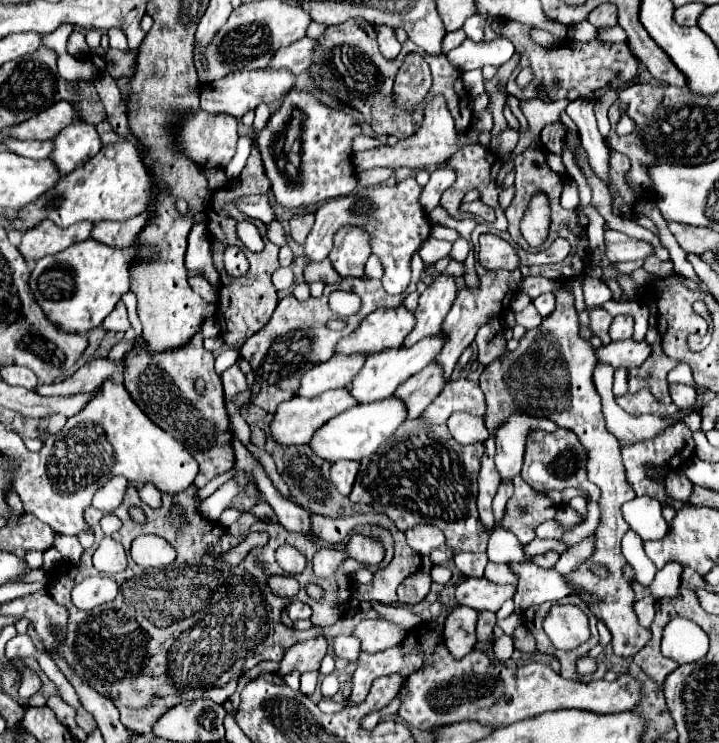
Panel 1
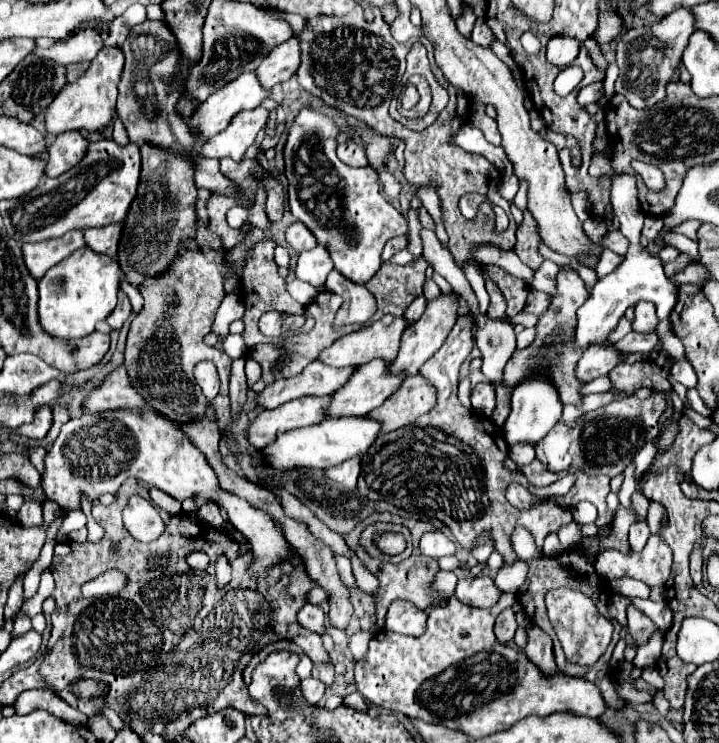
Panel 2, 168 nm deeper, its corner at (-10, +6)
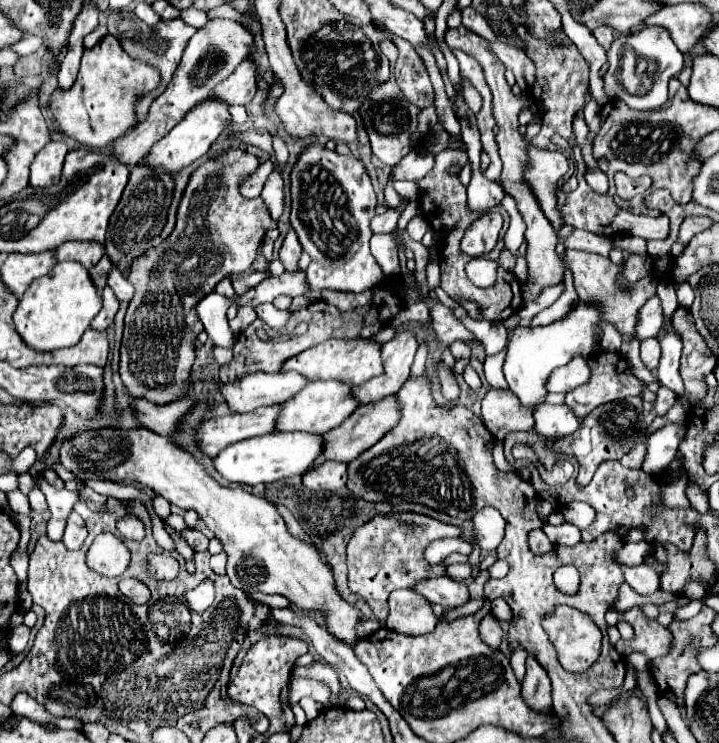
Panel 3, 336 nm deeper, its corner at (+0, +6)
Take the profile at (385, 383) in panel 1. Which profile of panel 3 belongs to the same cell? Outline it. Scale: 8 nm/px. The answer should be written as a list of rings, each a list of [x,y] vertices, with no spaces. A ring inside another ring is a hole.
[[[311,381],[301,393],[297,393],[289,403],[285,403],[281,421],[277,431],[307,431],[307,433],[327,433],[341,425],[353,411],[359,407],[357,399],[353,397],[353,385],[343,381]]]

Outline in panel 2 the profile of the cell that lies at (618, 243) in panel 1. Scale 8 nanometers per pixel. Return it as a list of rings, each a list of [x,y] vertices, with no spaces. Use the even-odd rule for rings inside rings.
[[[613,229],[613,231],[609,231],[609,233],[603,235],[601,245],[605,249],[611,249],[617,255],[625,255],[627,253],[627,247],[629,247],[629,241],[623,237],[623,233],[619,233],[617,229]]]

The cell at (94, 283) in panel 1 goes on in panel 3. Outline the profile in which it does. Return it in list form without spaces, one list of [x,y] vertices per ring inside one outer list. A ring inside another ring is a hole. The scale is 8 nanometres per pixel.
[[[61,261],[45,277],[39,277],[29,285],[13,319],[17,333],[31,349],[55,351],[73,347],[89,329],[91,319],[101,311],[101,305],[101,291],[95,287],[89,271],[77,261]]]

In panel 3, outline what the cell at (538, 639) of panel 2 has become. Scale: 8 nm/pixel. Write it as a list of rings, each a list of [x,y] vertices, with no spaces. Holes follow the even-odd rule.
[[[533,655],[527,657],[527,673],[523,677],[521,693],[531,709],[551,711],[551,683],[545,669],[541,669],[539,661],[533,659]]]

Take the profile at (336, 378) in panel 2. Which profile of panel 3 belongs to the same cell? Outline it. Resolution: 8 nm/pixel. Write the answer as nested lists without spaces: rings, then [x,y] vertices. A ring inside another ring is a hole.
[[[295,371],[281,373],[251,373],[241,377],[241,381],[233,385],[225,385],[221,389],[227,405],[235,413],[247,413],[263,405],[277,405],[289,401],[297,395],[309,379]]]

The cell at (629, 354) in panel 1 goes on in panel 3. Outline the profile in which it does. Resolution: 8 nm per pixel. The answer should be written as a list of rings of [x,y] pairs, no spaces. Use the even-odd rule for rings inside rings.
[[[575,357],[565,367],[555,369],[549,377],[549,393],[569,393],[591,377],[591,367],[585,357]]]

